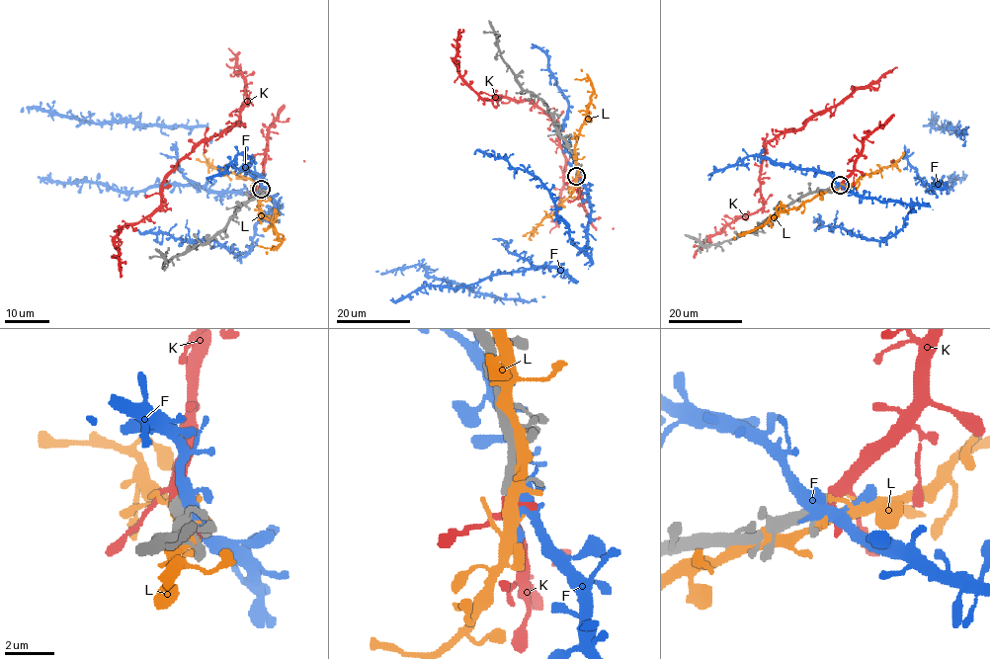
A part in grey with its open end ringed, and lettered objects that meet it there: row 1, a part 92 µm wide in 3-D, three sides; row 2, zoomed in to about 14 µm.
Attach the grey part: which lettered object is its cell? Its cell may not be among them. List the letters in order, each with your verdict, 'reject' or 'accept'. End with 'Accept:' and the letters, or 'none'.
F: reject
K: accept
L: reject
Accept: K

